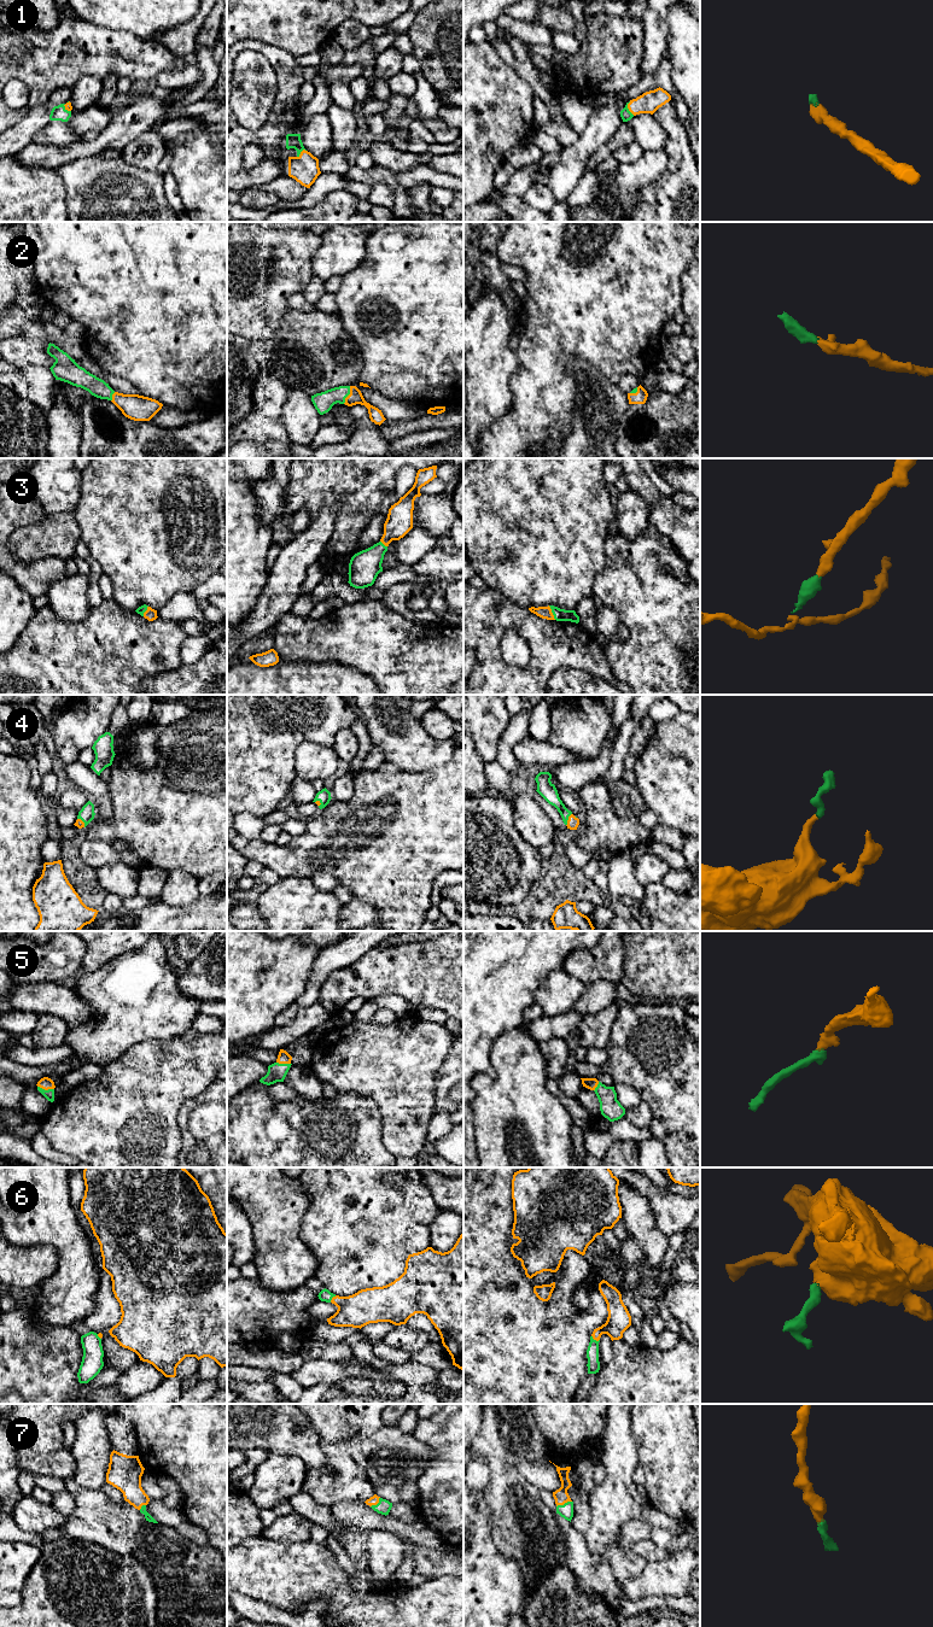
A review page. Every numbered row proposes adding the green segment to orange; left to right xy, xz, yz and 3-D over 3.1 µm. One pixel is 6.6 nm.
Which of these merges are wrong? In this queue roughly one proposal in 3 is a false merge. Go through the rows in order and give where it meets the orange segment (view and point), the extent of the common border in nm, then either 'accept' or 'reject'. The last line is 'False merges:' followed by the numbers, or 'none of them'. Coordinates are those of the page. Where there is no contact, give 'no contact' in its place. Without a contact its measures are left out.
1: meets orange in yz at (628, 107); contact 100 nm long; accept
2: meets orange in xz at (349, 394); contact 130 nm long; accept
3: meets orange in yz at (552, 613); contact 110 nm long; accept
4: meets orange in yz at (569, 819); contact 90 nm long; accept
5: meets orange in xy at (46, 1089); contact 110 nm long; accept
6: meets orange in yz at (595, 1339); contact 70 nm long; accept
7: meets orange in yz at (564, 1503); contact 110 nm long; accept
False merges: none of them

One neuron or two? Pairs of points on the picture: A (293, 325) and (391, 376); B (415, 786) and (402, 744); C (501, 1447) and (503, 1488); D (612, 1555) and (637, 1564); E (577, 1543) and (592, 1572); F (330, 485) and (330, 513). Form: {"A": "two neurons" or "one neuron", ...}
{"A": "two neurons", "B": "two neurons", "C": "one neuron", "D": "one neuron", "E": "one neuron", "F": "two neurons"}

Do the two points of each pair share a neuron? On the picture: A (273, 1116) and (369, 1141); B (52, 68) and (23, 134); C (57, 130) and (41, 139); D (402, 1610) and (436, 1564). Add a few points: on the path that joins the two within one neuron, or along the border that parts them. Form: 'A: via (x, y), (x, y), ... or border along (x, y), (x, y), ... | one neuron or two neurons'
A: via (297, 1140), (345, 1141) | one neuron
B: border along (48, 101), (33, 105), (15, 126) | two neurons
C: via (53, 134), (45, 136) | one neuron
D: border along (450, 1575), (430, 1578) | two neurons

